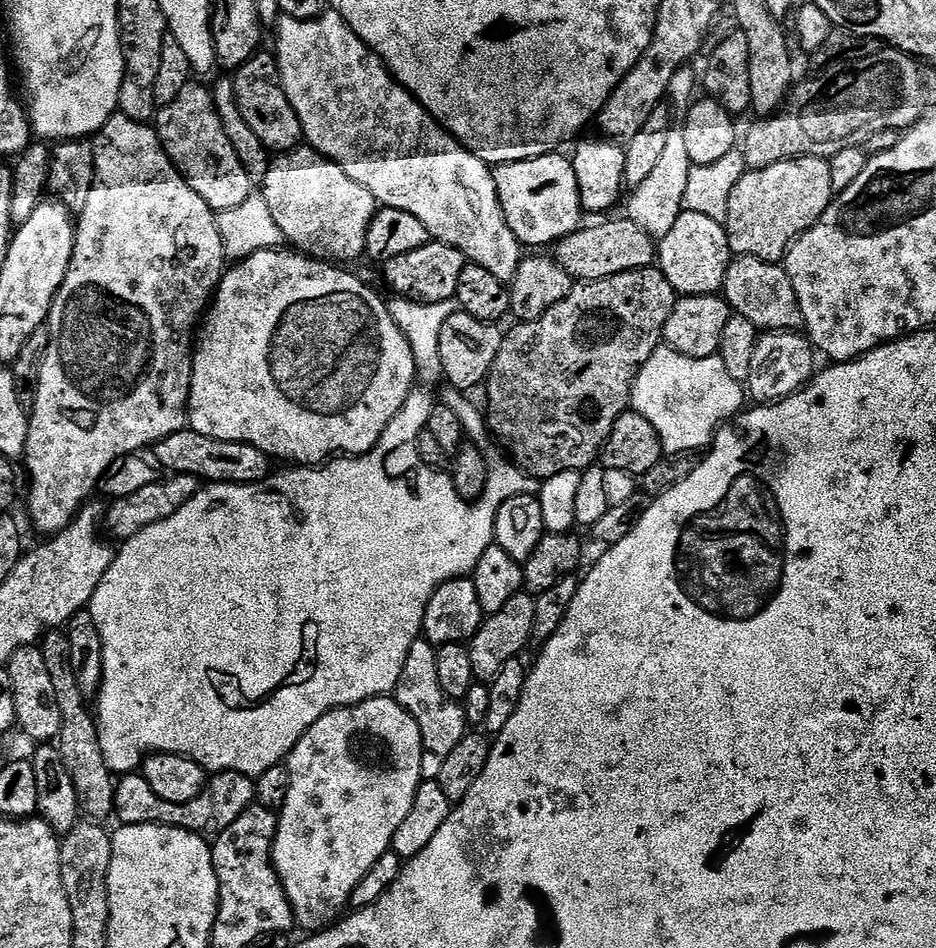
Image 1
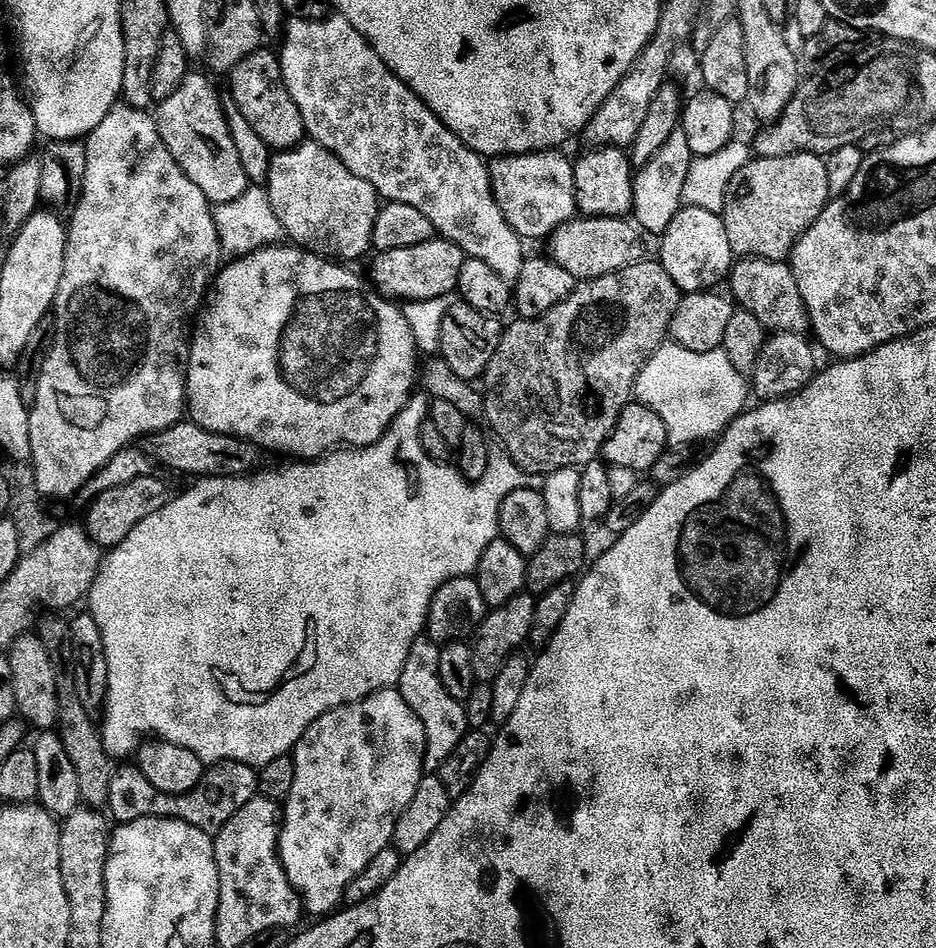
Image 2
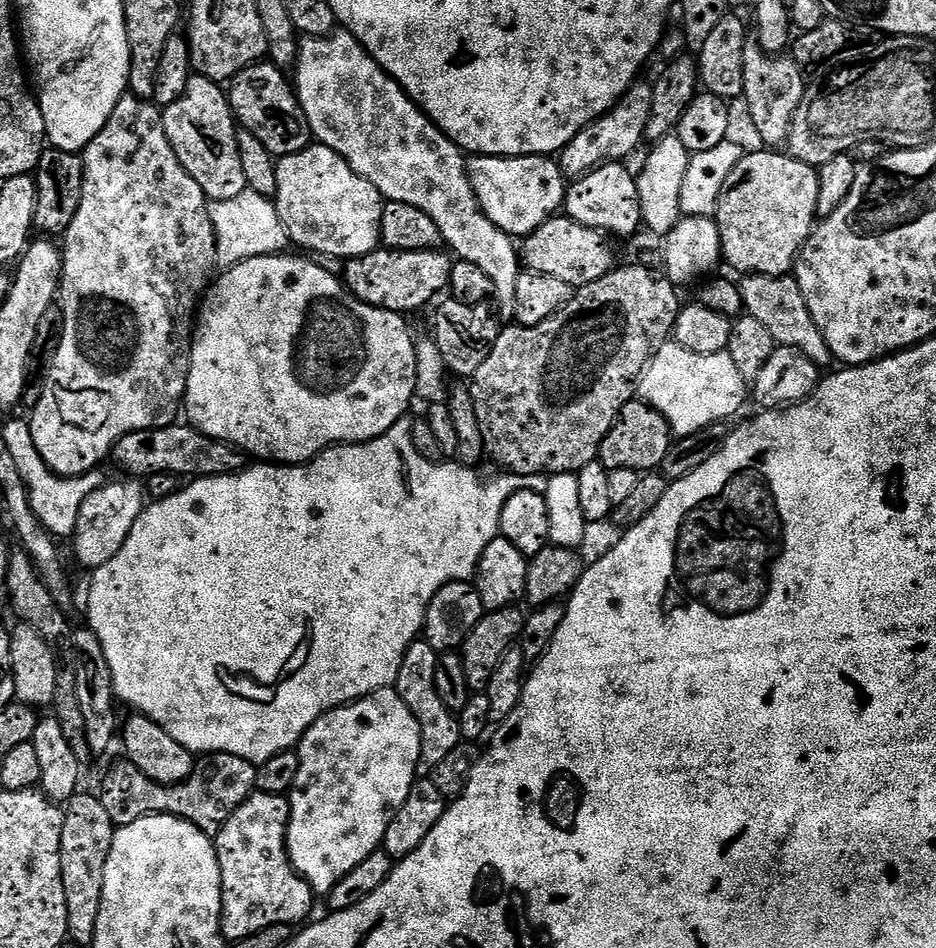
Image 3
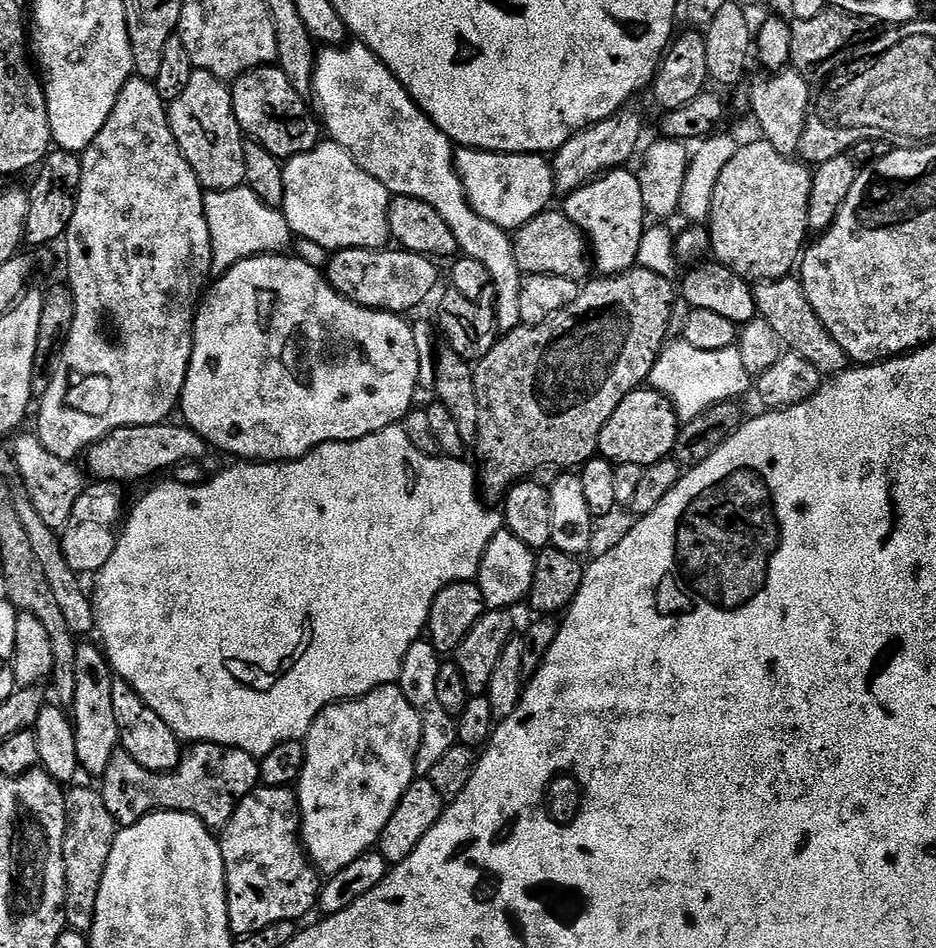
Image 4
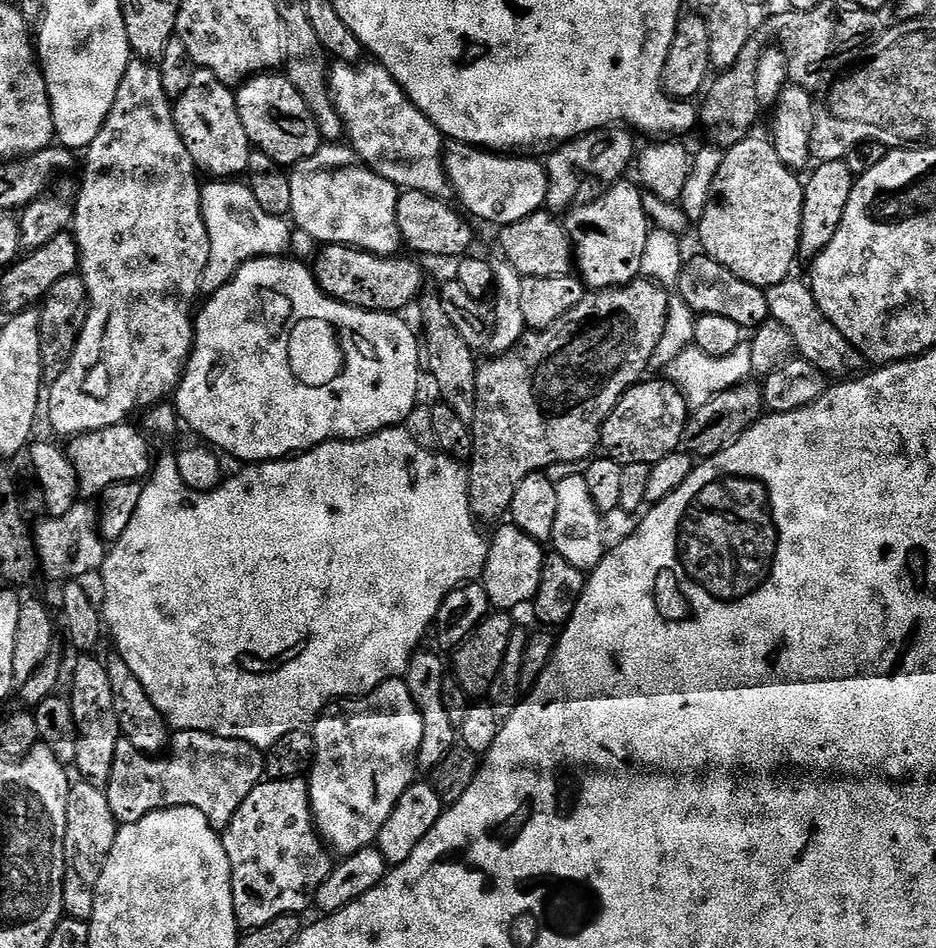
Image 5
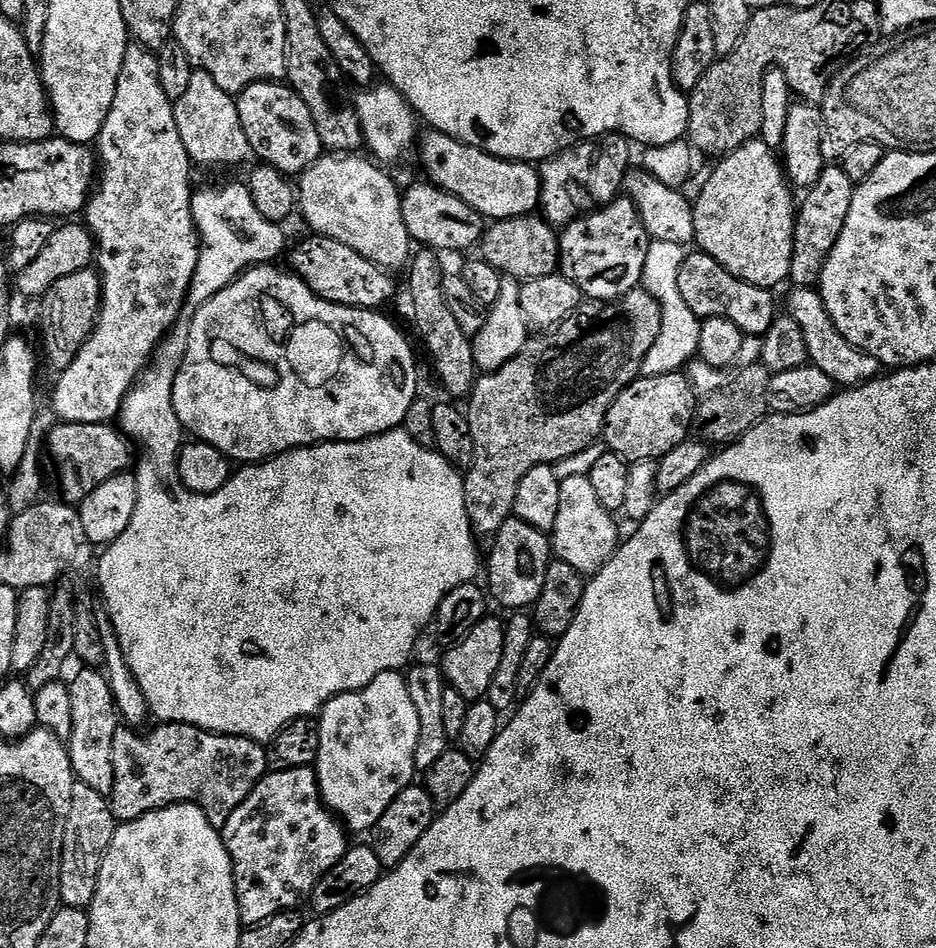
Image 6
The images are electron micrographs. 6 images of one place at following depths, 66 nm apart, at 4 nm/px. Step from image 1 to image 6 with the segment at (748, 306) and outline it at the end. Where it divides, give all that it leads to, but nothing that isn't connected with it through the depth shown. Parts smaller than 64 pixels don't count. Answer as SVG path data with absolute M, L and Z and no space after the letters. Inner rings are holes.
M796 288L793 293L788 300L786 312L801 327L811 367L822 370L822 374L827 374L837 386L844 390L869 384L881 375L882 365L878 362L878 358L858 350L850 342L846 342L842 334L838 334L838 326L834 326L816 288Z

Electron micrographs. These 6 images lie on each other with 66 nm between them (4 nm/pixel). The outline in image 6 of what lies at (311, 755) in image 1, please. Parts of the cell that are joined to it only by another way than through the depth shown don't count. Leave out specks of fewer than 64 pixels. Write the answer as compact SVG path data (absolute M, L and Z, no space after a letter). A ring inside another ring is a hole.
M399 671L378 674L378 678L374 678L374 682L370 682L370 686L366 686L357 692L347 692L341 696L335 696L332 701L324 705L319 713L318 723L321 745L318 748L318 756L314 767L318 778L318 786L320 787L320 796L324 799L324 805L339 817L353 833L355 833L354 831L364 832L364 834L371 833L373 826L378 822L378 818L382 818L382 814L386 814L386 806L390 806L390 802L394 802L394 798L398 798L398 794L402 794L402 790L413 783L412 776L415 777L417 775L414 750L418 750L418 709L414 707L414 701L410 698L410 690L408 689L405 673Z

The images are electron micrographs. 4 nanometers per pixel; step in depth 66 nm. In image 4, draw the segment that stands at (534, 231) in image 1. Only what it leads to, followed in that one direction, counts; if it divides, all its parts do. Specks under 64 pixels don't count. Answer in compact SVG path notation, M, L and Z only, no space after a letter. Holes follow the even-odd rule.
M457 147L454 152L454 163L472 209L482 218L486 218L486 222L494 222L494 226L505 230L520 228L526 222L530 222L530 218L545 212L556 192L556 179L552 176L551 163L540 154L485 152L479 148Z

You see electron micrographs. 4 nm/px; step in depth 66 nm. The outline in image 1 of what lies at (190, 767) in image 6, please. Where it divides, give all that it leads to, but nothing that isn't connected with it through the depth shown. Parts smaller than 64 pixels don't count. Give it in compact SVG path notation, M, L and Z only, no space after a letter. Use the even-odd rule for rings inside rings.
M217 772L209 775L202 794L185 804L166 802L150 790L143 774L124 774L115 781L114 816L126 824L171 824L173 828L184 828L205 838L215 838L234 822L245 810L251 808L256 797L256 780L243 776L241 772Z

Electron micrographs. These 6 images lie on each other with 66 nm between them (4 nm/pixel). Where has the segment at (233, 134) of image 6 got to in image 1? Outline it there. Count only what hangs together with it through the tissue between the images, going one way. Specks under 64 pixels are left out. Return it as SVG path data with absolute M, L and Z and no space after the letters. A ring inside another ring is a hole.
M190 82L174 102L159 109L154 127L185 182L212 207L213 212L219 214L246 202L246 198L253 195L254 182L250 174L246 174L242 162L238 162L234 146L230 146L230 138L216 113L211 91L196 83L200 82Z

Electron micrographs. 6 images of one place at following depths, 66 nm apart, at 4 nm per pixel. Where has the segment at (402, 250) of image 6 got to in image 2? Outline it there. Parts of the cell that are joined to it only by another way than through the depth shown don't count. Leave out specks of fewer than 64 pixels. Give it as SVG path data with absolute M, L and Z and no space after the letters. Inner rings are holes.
M305 142L297 148L277 151L272 158L266 191L270 206L274 206L274 214L278 214L278 222L284 227L284 236L292 239L289 241L293 245L336 262L356 260L370 252L374 222L380 213L382 201L370 182L358 178L358 174L351 172L333 152L322 145Z

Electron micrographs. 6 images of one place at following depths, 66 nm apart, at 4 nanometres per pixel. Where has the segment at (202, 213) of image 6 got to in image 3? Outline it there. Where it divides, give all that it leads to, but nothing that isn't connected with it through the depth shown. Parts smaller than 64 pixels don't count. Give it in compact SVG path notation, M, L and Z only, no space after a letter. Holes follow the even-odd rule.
M245 190L238 194L238 198L215 201L210 211L216 235L216 262L221 269L230 269L250 258L275 256L287 249L284 247L289 247L286 226L282 226L282 218L278 218L275 203L267 196Z

